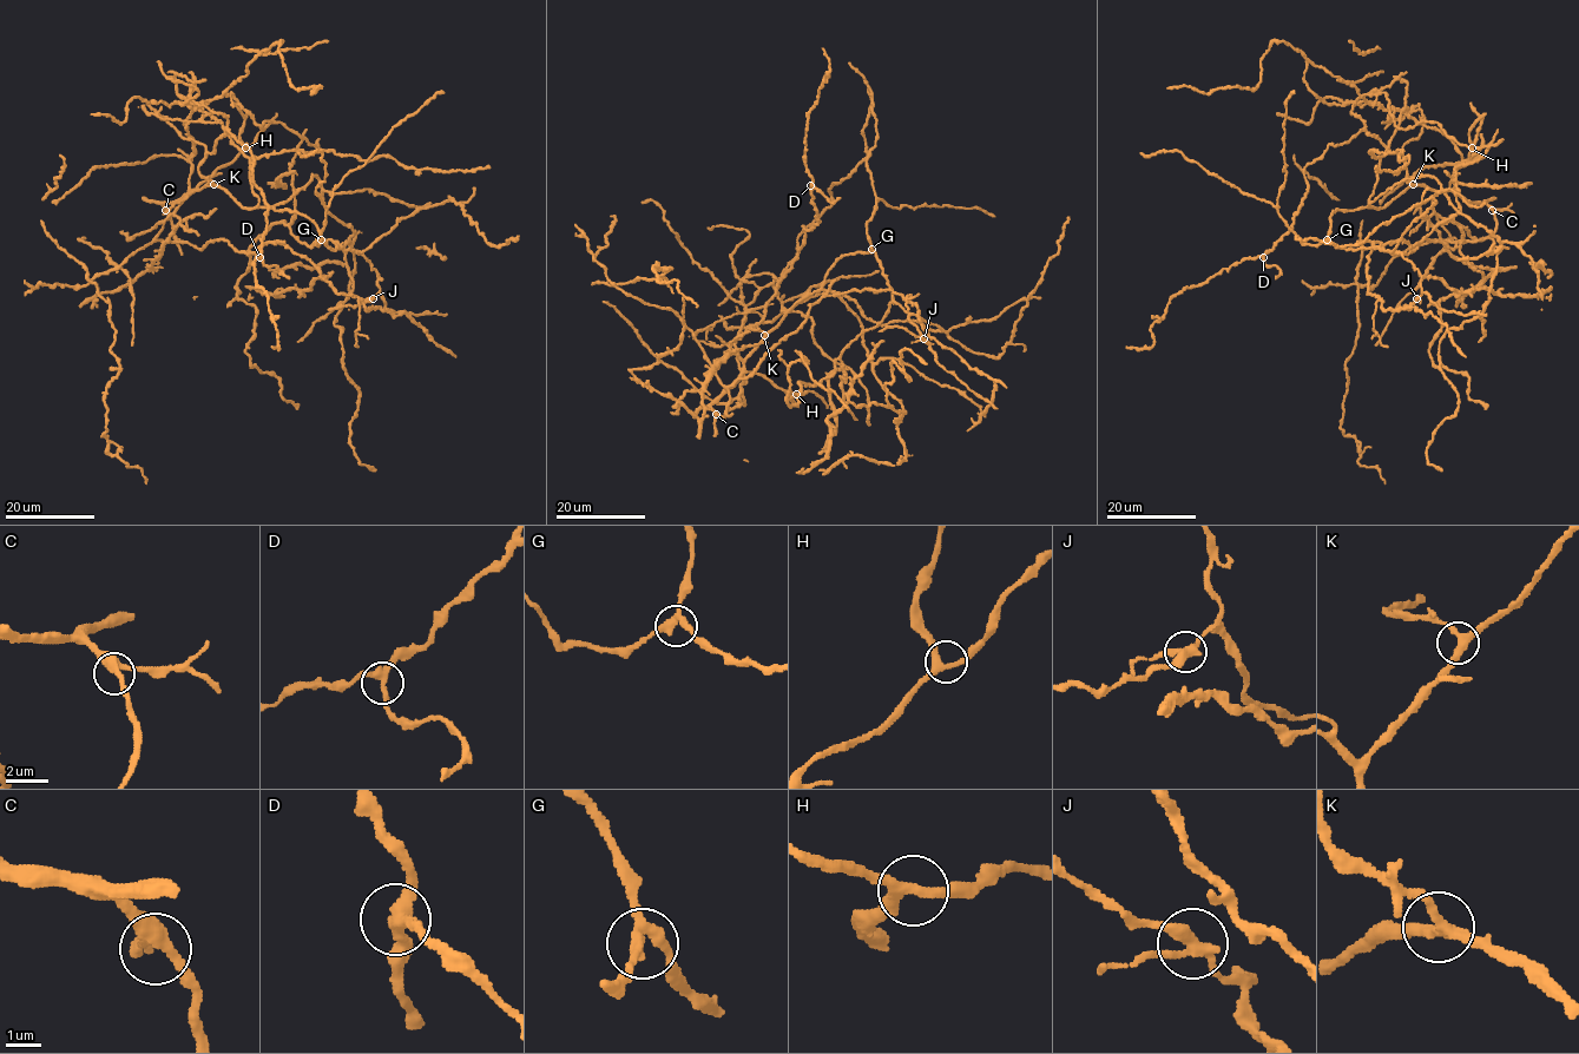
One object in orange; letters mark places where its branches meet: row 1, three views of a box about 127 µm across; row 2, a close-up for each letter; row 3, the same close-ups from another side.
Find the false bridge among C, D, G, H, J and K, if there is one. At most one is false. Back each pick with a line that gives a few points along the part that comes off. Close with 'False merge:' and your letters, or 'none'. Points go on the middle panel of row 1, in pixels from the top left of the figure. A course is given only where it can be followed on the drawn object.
J: foreign part runs (922, 340), (897, 325), (879, 331)
False merge: J

